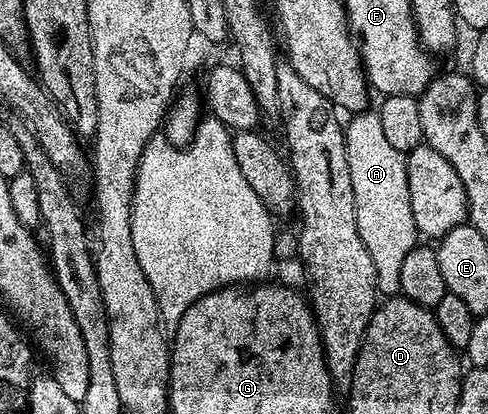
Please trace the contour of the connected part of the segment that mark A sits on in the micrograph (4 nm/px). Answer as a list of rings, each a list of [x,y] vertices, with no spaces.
[[[379,111],[357,112],[349,120],[352,121],[347,121],[344,141],[346,142],[346,162],[350,166],[350,182],[354,182],[358,234],[362,234],[362,242],[366,242],[366,250],[370,250],[370,258],[374,262],[377,293],[381,297],[391,298],[400,292],[402,261],[418,243],[414,210],[410,210],[410,182],[406,182],[406,156],[405,153],[394,150],[394,145],[386,139]]]

